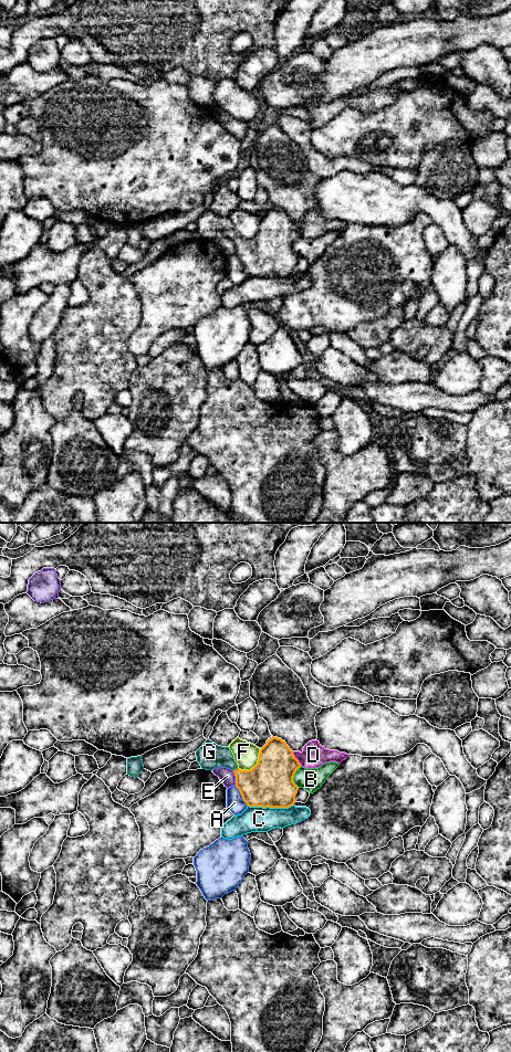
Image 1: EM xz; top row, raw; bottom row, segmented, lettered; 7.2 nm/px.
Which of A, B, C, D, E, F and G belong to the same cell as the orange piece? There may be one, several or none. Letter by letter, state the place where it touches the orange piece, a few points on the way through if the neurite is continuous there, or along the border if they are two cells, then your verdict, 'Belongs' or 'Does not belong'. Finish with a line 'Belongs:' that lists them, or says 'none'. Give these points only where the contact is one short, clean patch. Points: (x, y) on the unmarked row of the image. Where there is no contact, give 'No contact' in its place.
A: Touches orange at xz (241, 264). Does not belong
B: Touches orange at xz (293, 245). Does not belong
C: Touches orange at xz (270, 276). Does not belong
D: Touches orange at xz (295, 228). Does not belong
E: Touches orange at xz (236, 248). Does not belong
F: Touches orange at xz (256, 234). Does not belong
G: Touches orange at xz (236, 239). Path across: xz (266, 254), (249, 252), (236, 239), (223, 227), (210, 225). Belongs
Belongs: G

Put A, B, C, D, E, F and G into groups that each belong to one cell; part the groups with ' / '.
A / B / C / D / E / F / G

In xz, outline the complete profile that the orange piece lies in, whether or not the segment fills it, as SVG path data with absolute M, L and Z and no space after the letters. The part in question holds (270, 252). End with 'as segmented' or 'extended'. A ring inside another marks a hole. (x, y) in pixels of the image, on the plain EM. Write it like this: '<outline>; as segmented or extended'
M272 206L267 211L260 219L258 233L250 240L238 238L229 217L218 215L209 209L196 225L202 239L231 239L236 256L249 276L289 277L295 273L299 256L293 246L301 233L281 208Z; extended

